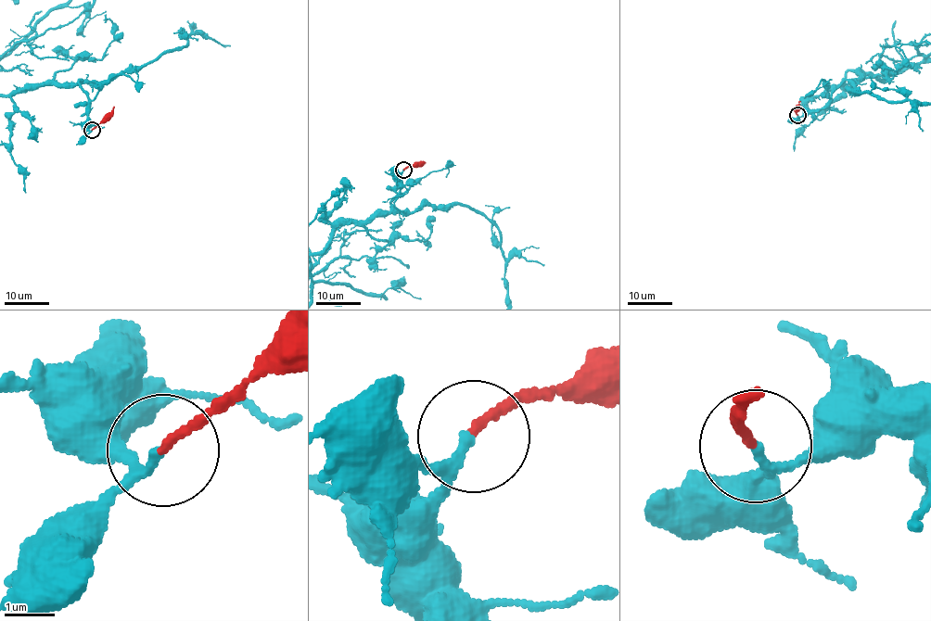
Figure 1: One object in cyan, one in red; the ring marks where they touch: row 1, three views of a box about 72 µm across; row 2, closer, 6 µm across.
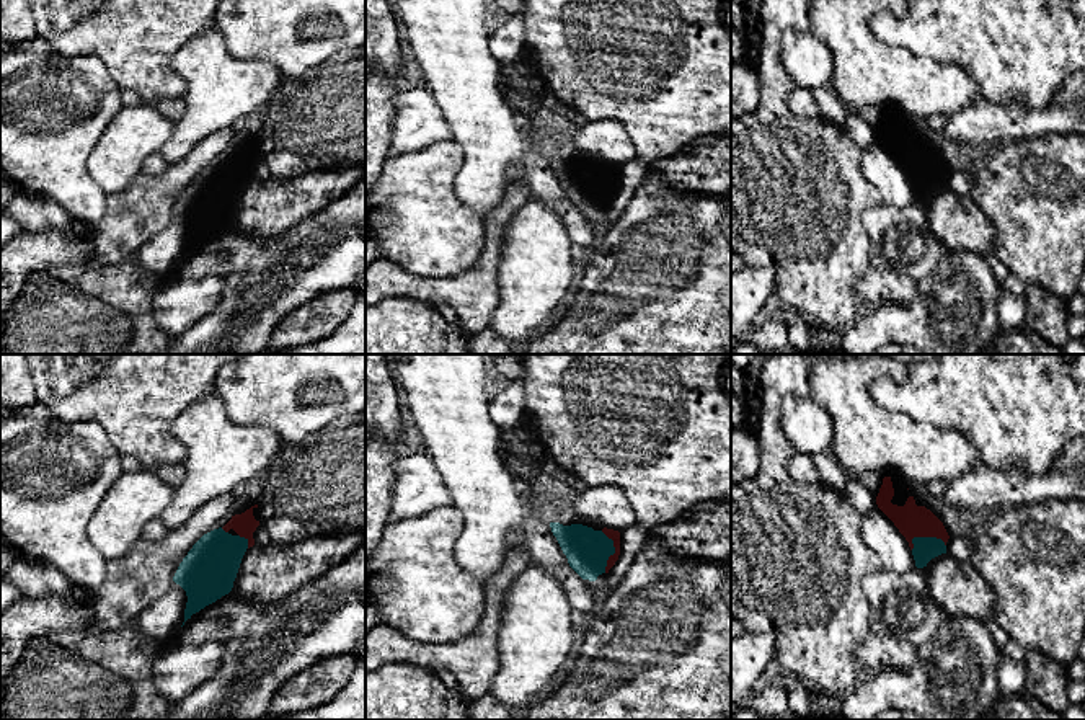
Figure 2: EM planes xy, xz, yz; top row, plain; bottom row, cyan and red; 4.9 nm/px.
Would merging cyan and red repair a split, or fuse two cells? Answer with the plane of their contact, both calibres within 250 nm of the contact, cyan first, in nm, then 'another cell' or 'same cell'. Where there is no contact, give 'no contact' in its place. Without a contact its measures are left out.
yz | 120/160 nm | same cell

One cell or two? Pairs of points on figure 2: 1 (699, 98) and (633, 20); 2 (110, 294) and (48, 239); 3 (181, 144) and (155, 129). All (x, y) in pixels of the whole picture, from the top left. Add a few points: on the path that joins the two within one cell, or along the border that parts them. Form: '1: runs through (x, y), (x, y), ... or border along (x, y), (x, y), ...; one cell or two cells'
1: runs through (679, 79), (640, 40); one cell
2: runs through (95, 286), (62, 253); one cell
3: border along (175, 121), (173, 133), (159, 151); two cells

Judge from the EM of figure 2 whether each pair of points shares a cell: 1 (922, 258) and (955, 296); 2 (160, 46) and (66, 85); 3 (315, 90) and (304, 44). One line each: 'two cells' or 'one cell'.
1: two cells
2: two cells
3: two cells

